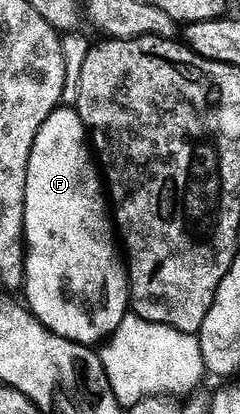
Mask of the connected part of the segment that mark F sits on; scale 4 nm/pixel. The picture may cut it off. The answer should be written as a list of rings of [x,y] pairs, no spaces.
[[[58,107],[40,126],[40,134],[36,134],[36,142],[32,142],[32,154],[28,158],[28,186],[26,187],[26,213],[24,222],[26,230],[24,233],[24,243],[26,245],[26,278],[24,281],[24,303],[29,308],[30,313],[39,320],[48,330],[55,332],[60,338],[68,338],[77,344],[87,346],[98,346],[110,339],[115,330],[124,322],[124,318],[131,311],[130,302],[130,274],[127,261],[120,251],[120,240],[116,235],[116,225],[112,219],[112,208],[108,203],[107,193],[104,191],[104,180],[100,175],[99,165],[92,155],[92,145],[88,139],[88,133],[84,122],[80,119],[77,111],[73,107]]]

